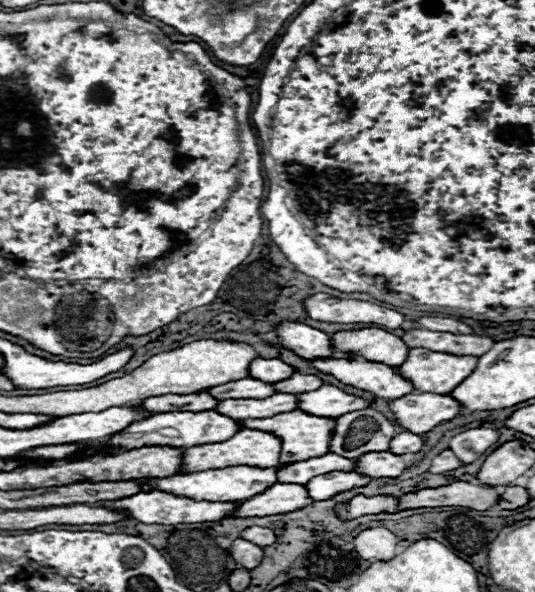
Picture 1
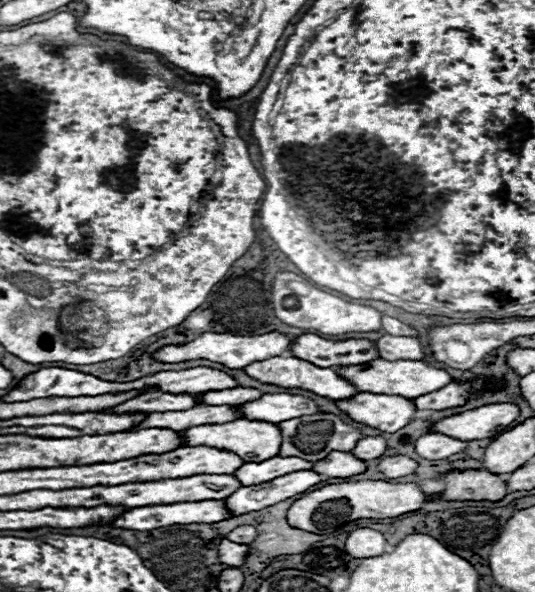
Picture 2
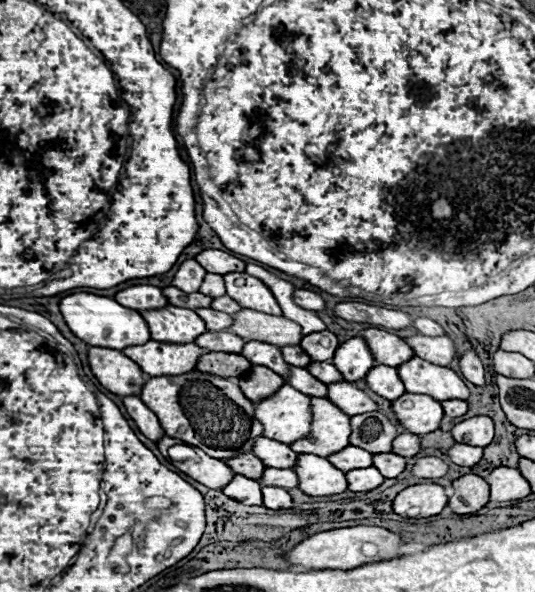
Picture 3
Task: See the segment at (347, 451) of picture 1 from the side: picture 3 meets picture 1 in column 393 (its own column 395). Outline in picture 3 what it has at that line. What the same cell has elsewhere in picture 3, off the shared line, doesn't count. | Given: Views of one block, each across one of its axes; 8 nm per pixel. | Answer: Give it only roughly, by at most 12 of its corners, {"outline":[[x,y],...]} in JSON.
{"outline":[[380,410],[350,420],[350,444],[390,452],[400,426]]}

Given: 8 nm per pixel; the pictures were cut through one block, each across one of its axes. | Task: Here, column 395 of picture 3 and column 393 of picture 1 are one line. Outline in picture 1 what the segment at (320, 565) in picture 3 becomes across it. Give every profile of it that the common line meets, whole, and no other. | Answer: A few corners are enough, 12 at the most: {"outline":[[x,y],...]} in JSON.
{"outline":[[368,528],[354,538],[364,560],[388,562],[398,538],[388,528]]}

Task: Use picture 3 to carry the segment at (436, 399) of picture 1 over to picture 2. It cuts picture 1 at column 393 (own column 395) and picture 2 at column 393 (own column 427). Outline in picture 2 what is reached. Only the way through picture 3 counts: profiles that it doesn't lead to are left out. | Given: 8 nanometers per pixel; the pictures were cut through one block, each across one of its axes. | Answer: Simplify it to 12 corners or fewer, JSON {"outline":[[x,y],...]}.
{"outline":[[360,392],[338,400],[352,420],[394,434],[416,416],[410,398]]}

